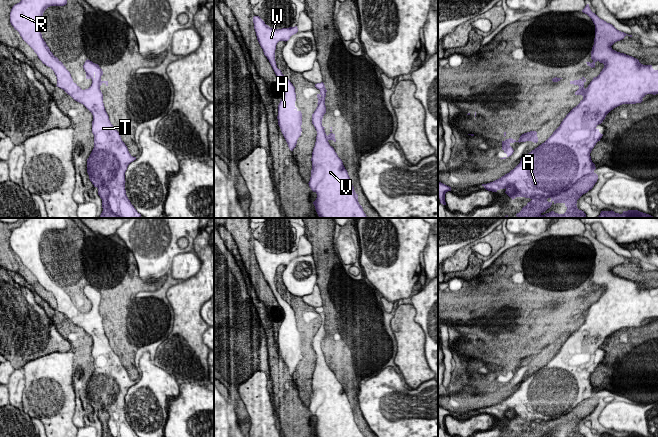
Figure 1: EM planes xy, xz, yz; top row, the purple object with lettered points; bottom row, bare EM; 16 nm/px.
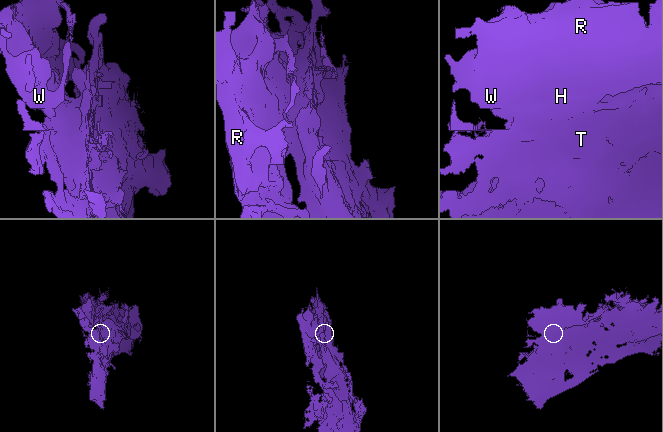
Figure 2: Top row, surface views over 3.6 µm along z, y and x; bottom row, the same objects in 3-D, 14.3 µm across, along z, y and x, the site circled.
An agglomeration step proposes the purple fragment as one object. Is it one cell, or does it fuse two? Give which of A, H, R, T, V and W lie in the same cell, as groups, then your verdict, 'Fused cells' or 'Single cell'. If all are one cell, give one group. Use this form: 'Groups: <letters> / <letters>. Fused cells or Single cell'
Groups: A H R T V W. Single cell

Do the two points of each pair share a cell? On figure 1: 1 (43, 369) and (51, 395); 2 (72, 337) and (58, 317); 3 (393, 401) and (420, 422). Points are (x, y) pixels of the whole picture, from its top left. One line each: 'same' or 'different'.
1: same
2: same
3: same

